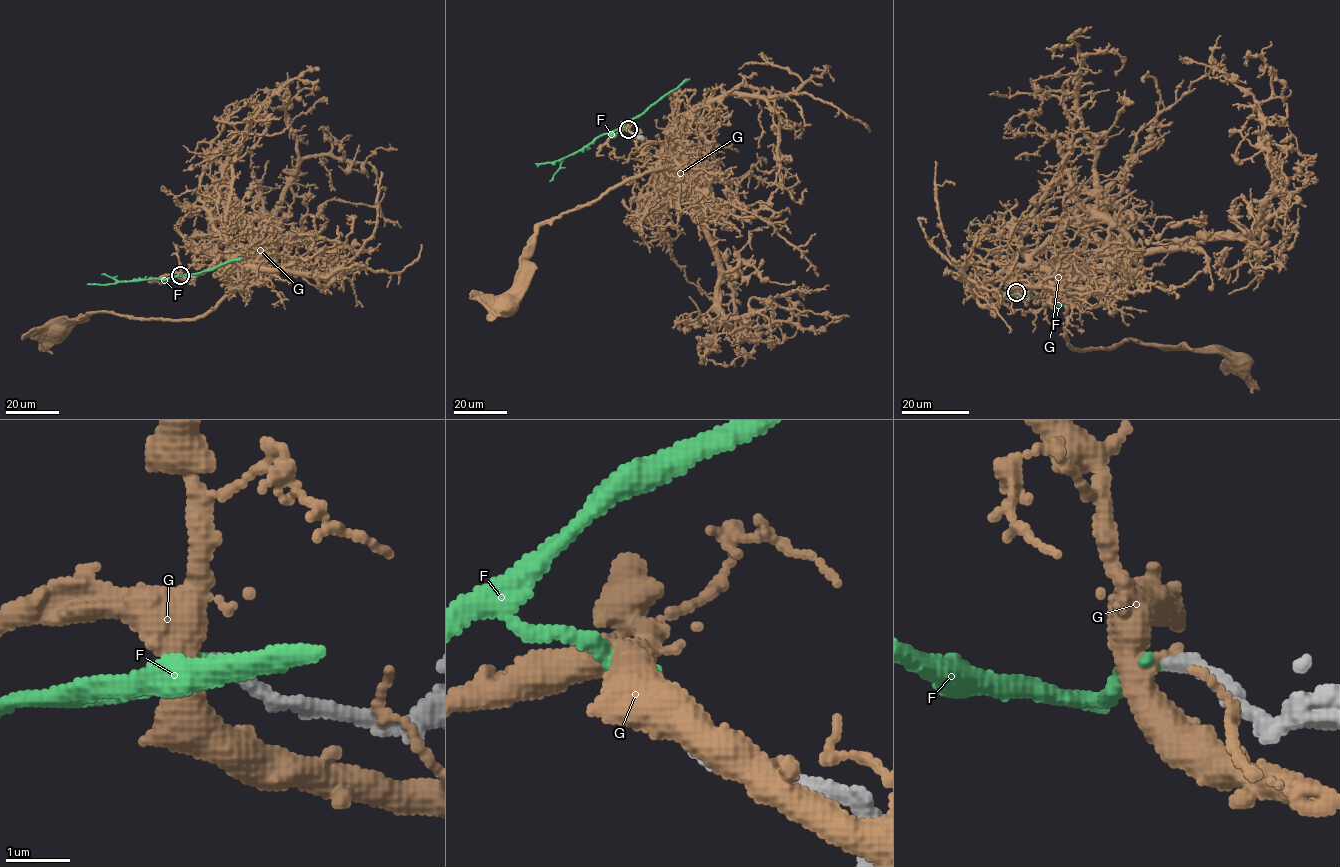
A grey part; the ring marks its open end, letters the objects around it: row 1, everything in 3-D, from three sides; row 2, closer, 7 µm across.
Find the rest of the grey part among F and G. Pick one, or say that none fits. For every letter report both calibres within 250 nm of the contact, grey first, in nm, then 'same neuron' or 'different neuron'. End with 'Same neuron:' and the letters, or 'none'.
F: calibres 240 and 240 nm; same neuron
G: calibres 240 and 400 nm; different neuron
Same neuron: F

